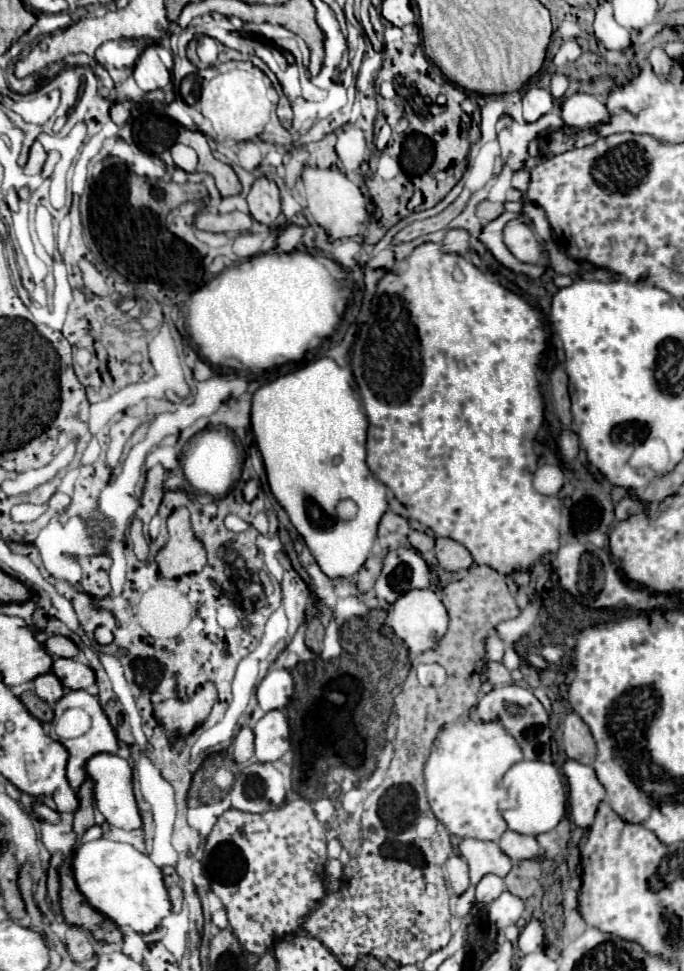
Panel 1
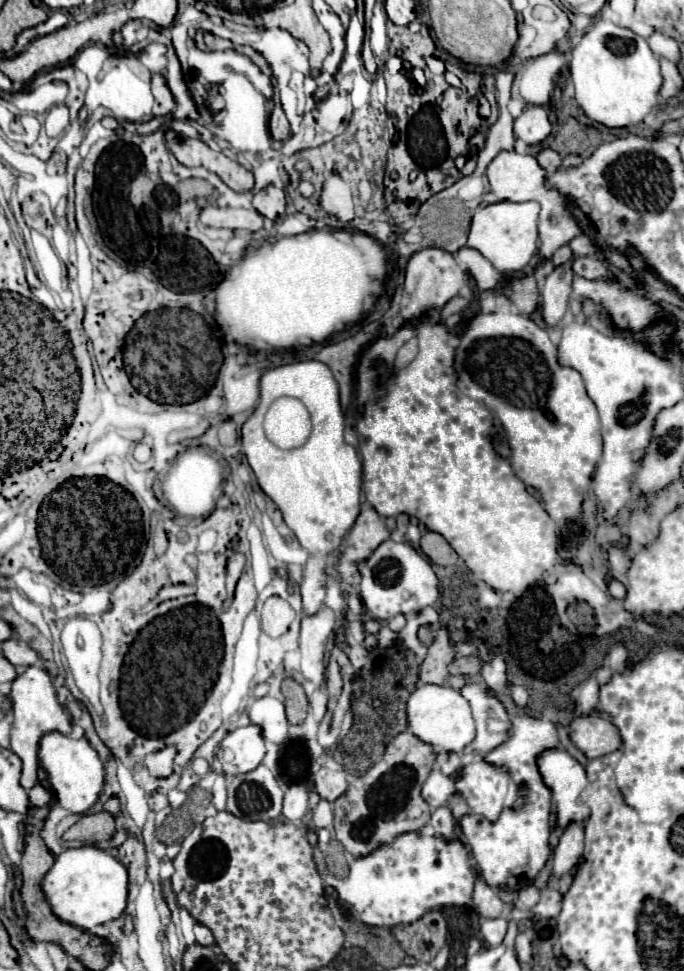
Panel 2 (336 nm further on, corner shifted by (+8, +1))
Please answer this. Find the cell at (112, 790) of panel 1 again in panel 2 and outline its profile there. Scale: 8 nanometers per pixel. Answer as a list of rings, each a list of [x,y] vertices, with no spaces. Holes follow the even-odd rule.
[[[48,732],[38,744],[38,762],[48,774],[58,806],[68,812],[84,814],[100,798],[104,788],[104,764],[86,738],[76,740],[60,732]]]

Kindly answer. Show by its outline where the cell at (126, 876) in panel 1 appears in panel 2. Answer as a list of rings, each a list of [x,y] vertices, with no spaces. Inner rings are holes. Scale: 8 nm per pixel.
[[[82,846],[64,850],[46,872],[42,880],[42,892],[52,912],[72,926],[90,930],[98,924],[116,920],[128,898],[128,870],[110,854],[96,846]]]

